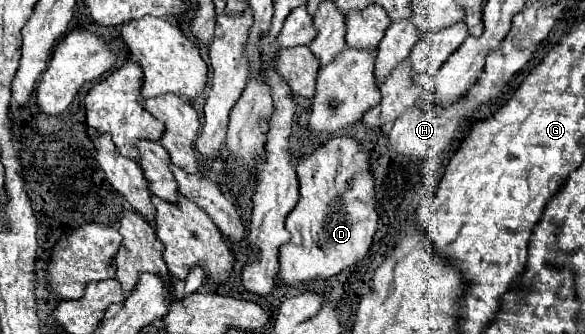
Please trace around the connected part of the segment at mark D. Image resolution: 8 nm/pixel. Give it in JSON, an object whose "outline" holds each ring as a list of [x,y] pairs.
{"outline":[[[329,137],[297,163],[299,203],[287,217],[291,241],[281,247],[279,277],[287,285],[303,285],[311,279],[333,277],[365,257],[377,231],[375,179],[371,175],[371,155],[361,151],[355,137]]]}

